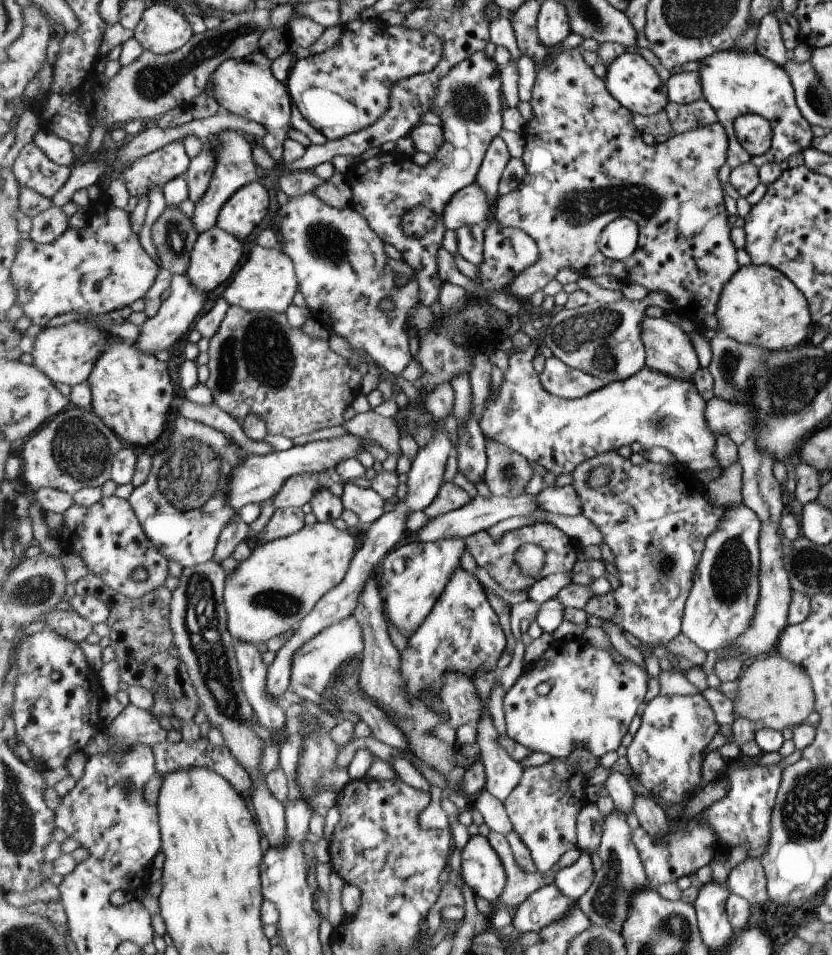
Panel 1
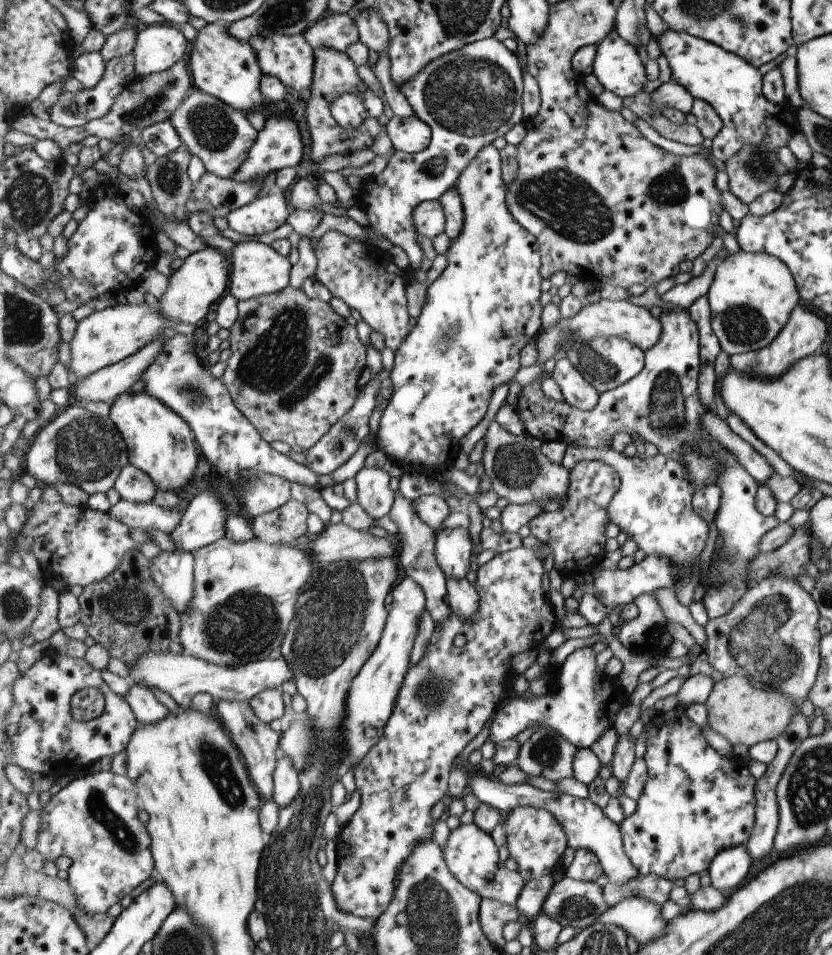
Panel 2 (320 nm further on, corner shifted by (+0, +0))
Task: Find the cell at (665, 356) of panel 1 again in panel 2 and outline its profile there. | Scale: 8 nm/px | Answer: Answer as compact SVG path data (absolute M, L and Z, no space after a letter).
M629 298L620 301L601 299L599 302L584 305L571 318L560 318L553 326L547 327L539 334L536 342L539 351L538 364L543 367L551 358L566 356L575 343L589 343L597 337L629 339L629 342L636 343L645 351L652 349L660 341L662 330L662 322L649 312L649 308L635 305Z

